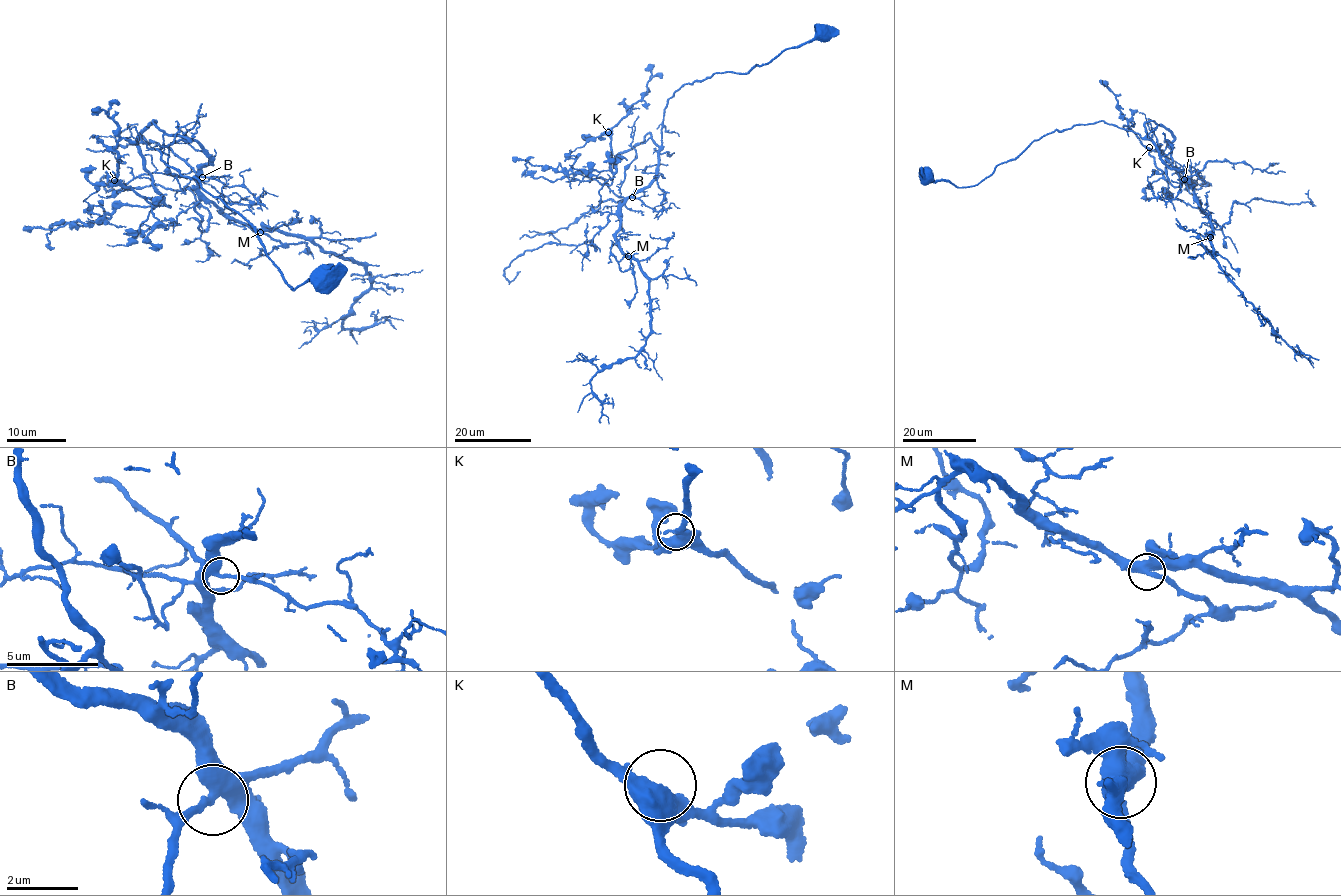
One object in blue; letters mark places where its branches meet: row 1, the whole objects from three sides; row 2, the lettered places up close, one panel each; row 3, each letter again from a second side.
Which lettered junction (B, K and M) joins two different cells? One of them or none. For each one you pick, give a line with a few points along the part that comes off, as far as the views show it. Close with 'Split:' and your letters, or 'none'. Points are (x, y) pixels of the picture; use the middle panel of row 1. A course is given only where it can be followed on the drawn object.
Split: none

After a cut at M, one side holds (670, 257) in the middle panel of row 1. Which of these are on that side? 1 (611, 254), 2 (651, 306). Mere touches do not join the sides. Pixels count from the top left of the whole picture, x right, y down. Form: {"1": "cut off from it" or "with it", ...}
{"1": "cut off from it", "2": "with it"}

